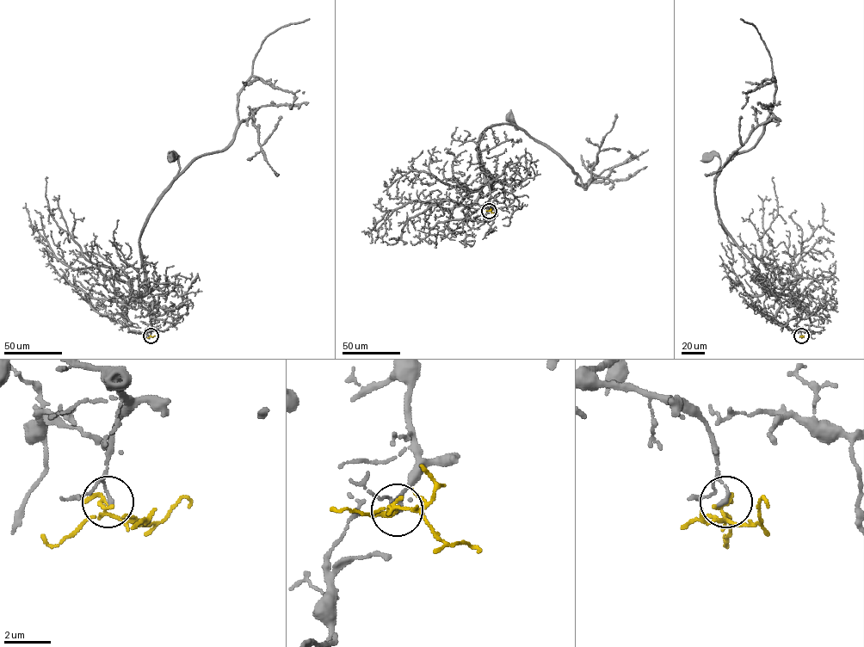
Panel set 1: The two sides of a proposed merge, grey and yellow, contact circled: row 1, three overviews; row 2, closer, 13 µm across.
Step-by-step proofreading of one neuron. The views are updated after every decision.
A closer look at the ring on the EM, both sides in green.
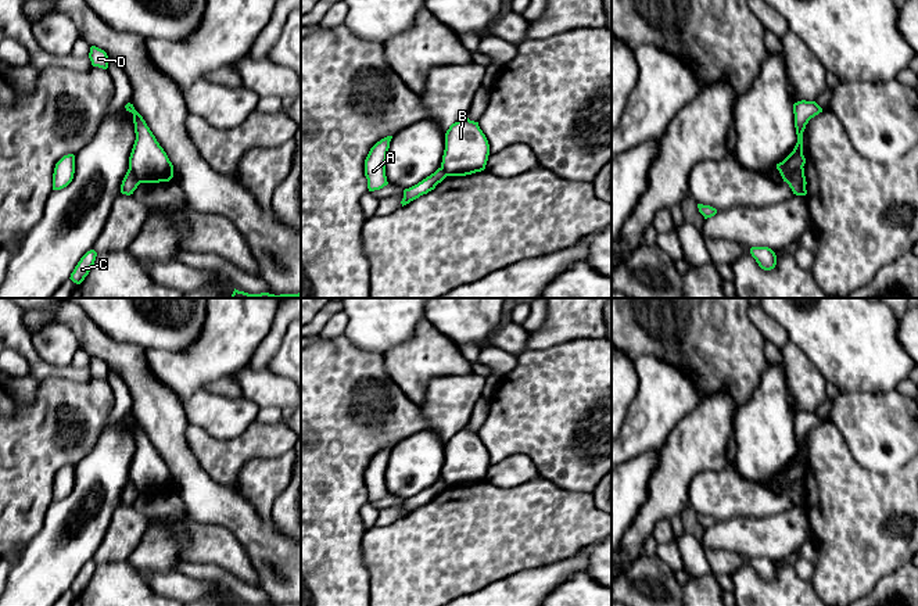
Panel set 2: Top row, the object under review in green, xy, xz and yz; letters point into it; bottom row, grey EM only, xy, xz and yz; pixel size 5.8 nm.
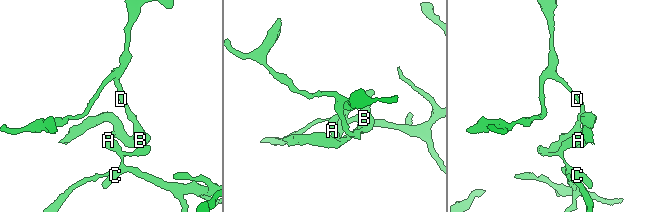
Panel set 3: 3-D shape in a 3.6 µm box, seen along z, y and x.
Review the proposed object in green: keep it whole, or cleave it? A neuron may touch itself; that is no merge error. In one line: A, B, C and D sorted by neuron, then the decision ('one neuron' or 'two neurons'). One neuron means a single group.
A C / B D; two neurons

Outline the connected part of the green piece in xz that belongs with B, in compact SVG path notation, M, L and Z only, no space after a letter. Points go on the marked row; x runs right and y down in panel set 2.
M462 118L445 133L441 169L447 176L466 176L485 169L490 144L478 122Z

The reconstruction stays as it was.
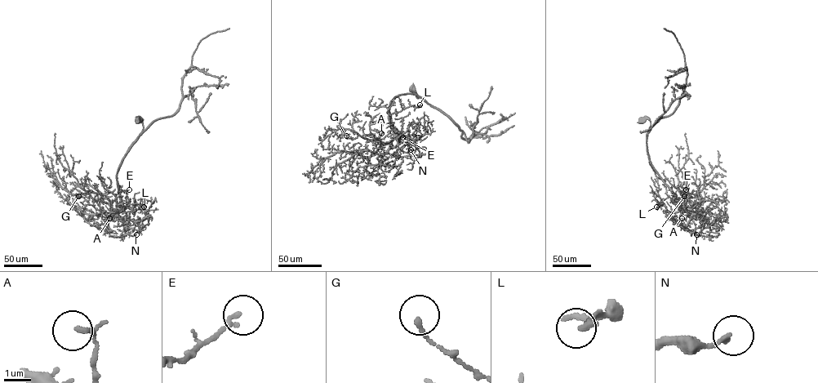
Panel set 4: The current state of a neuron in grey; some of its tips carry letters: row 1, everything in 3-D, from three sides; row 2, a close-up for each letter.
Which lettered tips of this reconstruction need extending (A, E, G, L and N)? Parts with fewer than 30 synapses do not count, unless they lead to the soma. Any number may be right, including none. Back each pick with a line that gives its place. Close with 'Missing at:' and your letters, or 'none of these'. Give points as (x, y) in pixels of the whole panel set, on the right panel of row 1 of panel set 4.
Missing at: none of these

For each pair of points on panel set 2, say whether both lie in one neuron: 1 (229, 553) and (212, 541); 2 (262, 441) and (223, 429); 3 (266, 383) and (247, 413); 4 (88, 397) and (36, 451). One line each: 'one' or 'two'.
1: one
2: two
3: two
4: one

